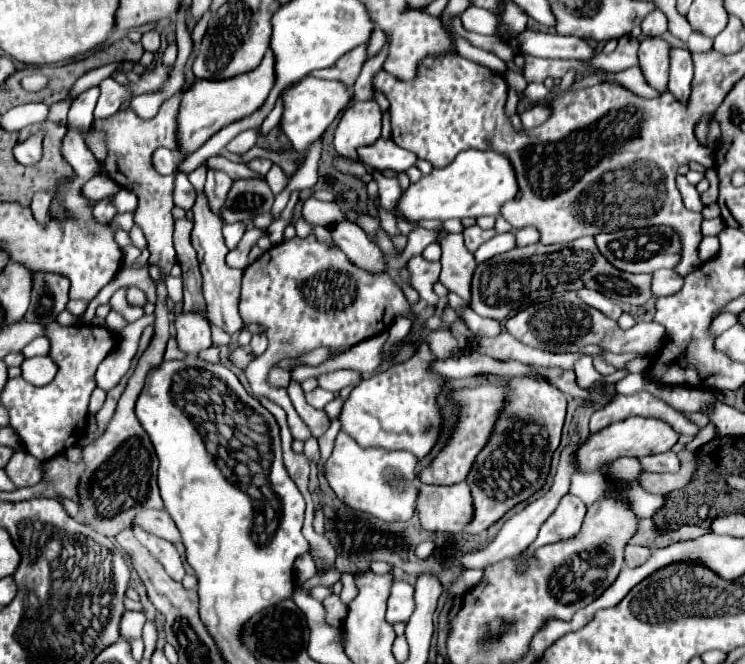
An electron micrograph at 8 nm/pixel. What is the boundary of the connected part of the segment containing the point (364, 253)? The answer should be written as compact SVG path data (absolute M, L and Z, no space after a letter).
M342 220L330 232L332 232L332 238L338 244L338 248L356 266L360 266L362 270L368 270L370 274L386 272L384 252L380 252L380 246L376 246L374 242L368 240L368 236L364 234L364 230L360 230L360 226L356 226L348 220Z

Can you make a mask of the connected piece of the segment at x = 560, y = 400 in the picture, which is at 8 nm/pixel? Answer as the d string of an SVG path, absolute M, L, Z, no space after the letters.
M514 378L508 384L508 400L488 446L476 458L468 476L474 496L474 518L464 532L480 534L498 522L516 504L536 494L548 478L552 454L560 444L566 416L566 396L546 380Z

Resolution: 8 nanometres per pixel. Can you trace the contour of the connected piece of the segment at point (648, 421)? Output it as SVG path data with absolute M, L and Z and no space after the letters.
M634 416L622 422L616 422L604 430L600 430L598 434L590 436L578 450L578 464L582 470L598 470L600 466L620 458L620 456L650 456L650 454L660 454L660 452L668 452L676 442L678 442L680 434L664 420L660 418L642 418L642 416Z

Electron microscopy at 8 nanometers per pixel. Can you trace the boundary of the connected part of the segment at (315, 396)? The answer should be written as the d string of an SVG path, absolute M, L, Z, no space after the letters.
M316 388L316 390L312 390L312 392L306 394L306 400L308 400L314 408L324 408L328 402L334 400L334 394L332 394L332 392L326 392L326 390L322 390L322 388Z

